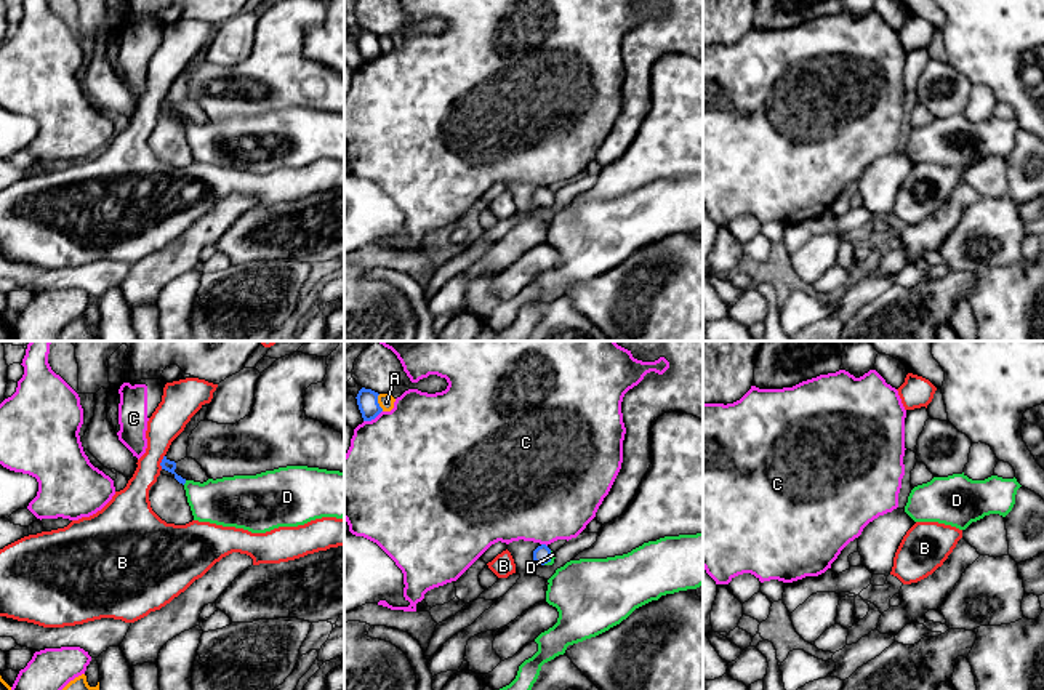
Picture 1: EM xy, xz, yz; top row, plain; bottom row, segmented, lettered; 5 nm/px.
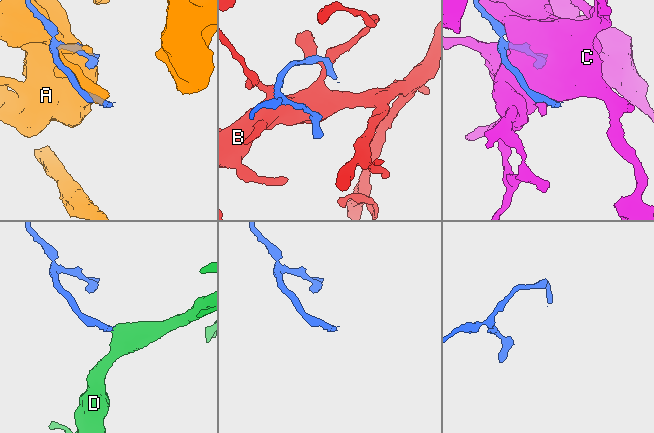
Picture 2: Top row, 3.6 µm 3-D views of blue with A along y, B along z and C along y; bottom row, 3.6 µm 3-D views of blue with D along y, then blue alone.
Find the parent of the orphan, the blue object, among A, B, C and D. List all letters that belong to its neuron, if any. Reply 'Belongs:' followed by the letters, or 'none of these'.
Belongs: D

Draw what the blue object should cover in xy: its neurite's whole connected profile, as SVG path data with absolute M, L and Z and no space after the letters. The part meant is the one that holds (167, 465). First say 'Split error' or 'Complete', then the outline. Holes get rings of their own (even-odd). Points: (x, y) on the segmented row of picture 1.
Split error. M163 456L162 469L171 472L175 479L184 485L187 503L194 520L210 522L223 527L243 528L251 533L266 533L279 527L298 527L322 517L344 517L344 472L327 471L307 466L287 466L266 471L256 475L234 475L223 479L208 479L207 482L186 480L175 472L176 463Z

